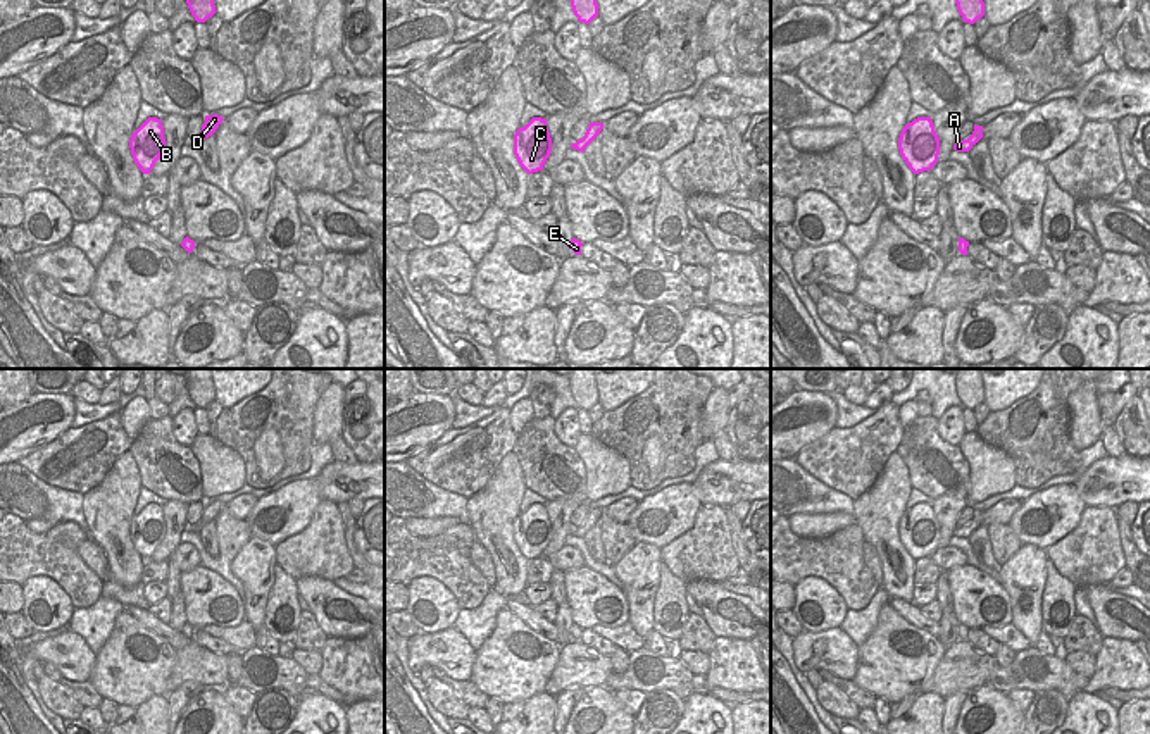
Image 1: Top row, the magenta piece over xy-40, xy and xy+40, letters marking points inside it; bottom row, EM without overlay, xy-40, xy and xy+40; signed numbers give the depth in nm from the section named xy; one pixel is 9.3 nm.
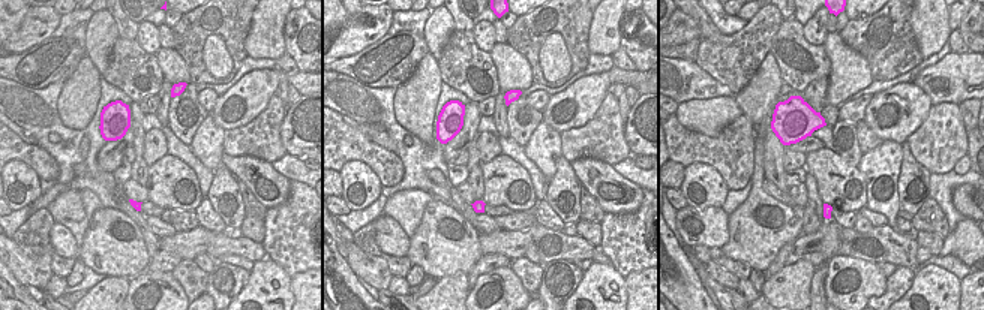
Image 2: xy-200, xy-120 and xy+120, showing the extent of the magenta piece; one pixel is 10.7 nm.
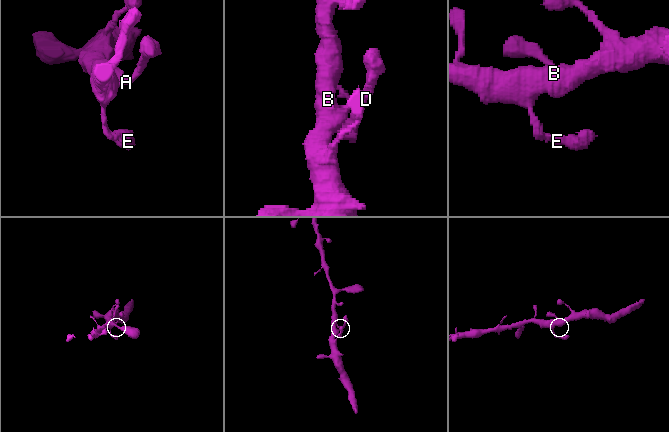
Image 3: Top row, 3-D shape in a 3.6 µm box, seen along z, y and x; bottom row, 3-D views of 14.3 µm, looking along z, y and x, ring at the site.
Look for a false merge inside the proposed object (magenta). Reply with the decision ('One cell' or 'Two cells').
One cell

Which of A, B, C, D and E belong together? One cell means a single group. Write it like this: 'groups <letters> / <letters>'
groups A B C D E

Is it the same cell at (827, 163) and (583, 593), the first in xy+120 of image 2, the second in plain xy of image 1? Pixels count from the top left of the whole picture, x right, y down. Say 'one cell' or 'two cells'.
one cell

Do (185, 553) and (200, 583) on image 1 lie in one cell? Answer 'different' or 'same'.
different

